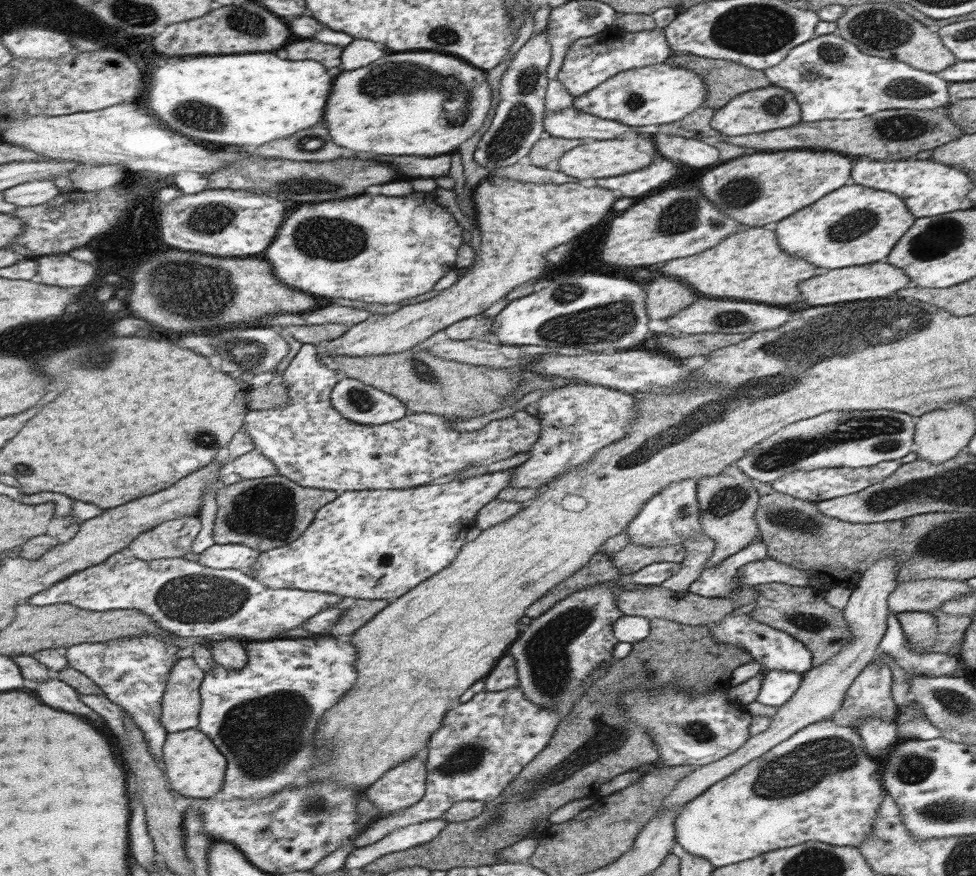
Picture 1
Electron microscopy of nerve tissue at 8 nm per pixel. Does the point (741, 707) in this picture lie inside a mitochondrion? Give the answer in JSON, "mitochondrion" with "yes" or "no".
{"mitochondrion":"no"}

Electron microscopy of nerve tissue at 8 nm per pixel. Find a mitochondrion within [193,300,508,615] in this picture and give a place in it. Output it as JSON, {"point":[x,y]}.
{"point":[269,511]}

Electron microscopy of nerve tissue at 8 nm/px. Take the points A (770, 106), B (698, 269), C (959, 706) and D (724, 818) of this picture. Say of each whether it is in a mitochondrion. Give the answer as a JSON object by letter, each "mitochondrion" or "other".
{"A":"mitochondrion","B":"other","C":"mitochondrion","D":"other"}

